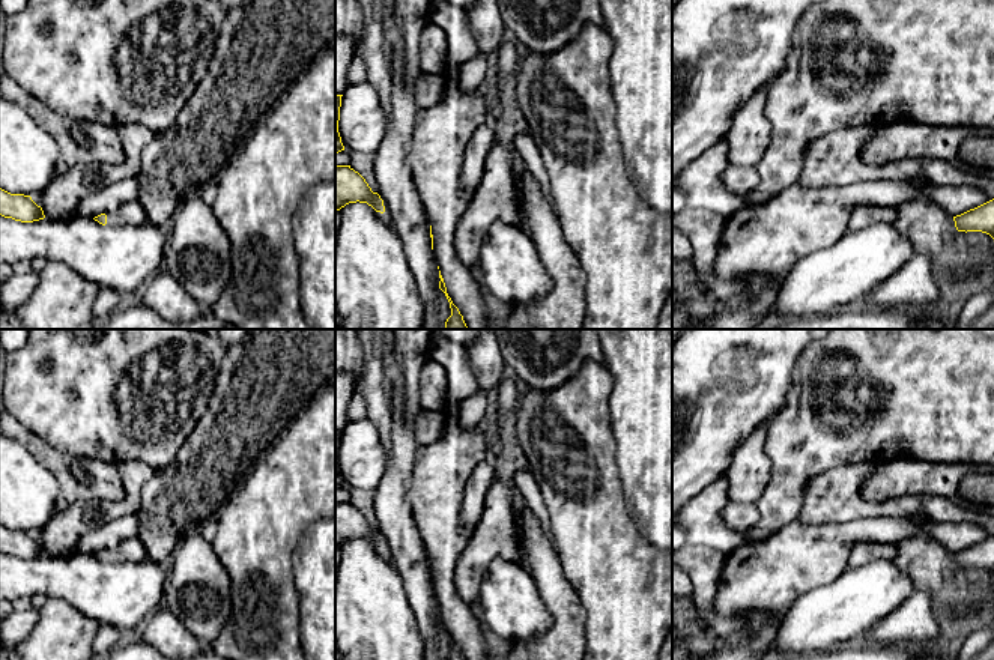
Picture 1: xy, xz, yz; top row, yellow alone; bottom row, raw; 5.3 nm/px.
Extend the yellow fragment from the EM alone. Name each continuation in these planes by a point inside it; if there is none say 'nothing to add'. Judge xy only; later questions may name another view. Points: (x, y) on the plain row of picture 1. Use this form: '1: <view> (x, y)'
1: xy (130, 551)

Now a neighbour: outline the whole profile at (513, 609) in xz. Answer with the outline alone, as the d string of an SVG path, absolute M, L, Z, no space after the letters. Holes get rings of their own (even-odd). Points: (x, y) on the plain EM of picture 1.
M504 558L489 565L478 603L489 628L508 642L532 640L552 624L528 568Z

